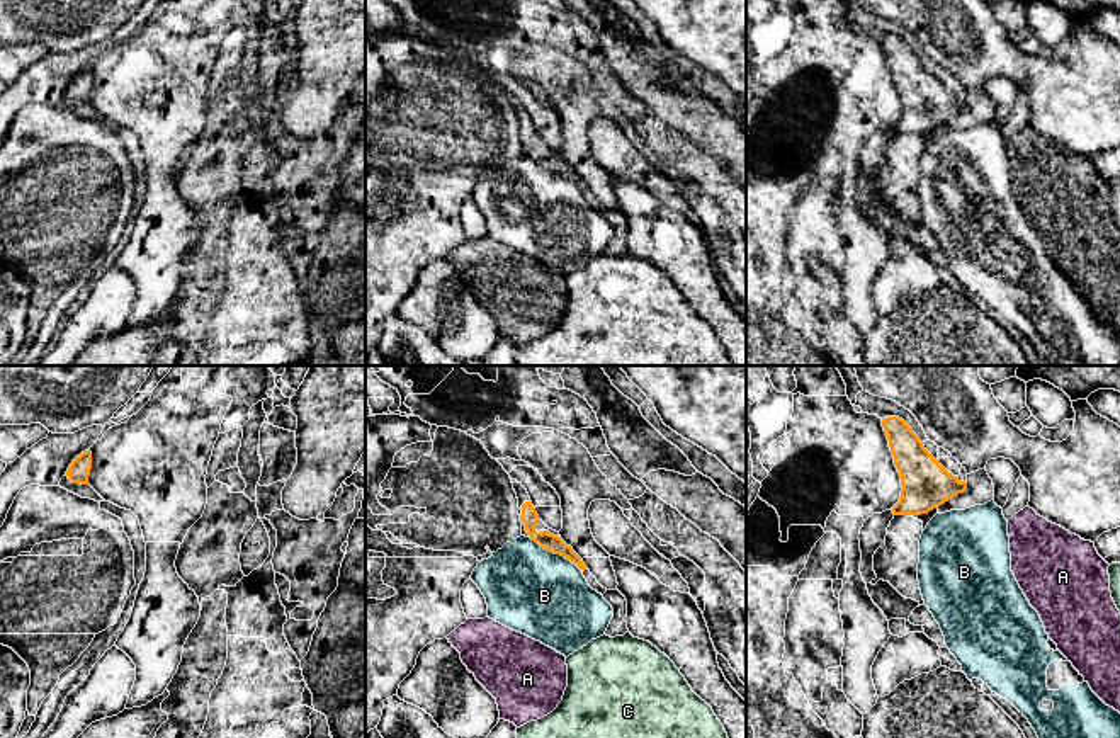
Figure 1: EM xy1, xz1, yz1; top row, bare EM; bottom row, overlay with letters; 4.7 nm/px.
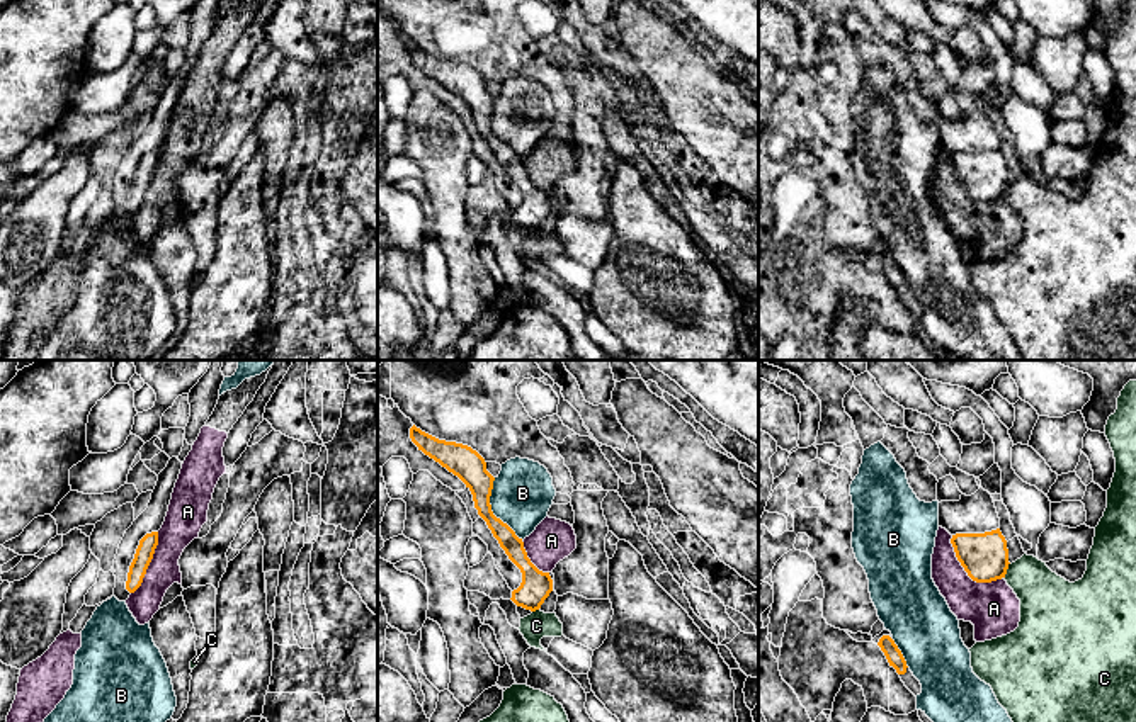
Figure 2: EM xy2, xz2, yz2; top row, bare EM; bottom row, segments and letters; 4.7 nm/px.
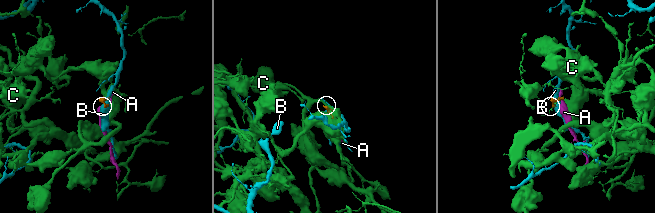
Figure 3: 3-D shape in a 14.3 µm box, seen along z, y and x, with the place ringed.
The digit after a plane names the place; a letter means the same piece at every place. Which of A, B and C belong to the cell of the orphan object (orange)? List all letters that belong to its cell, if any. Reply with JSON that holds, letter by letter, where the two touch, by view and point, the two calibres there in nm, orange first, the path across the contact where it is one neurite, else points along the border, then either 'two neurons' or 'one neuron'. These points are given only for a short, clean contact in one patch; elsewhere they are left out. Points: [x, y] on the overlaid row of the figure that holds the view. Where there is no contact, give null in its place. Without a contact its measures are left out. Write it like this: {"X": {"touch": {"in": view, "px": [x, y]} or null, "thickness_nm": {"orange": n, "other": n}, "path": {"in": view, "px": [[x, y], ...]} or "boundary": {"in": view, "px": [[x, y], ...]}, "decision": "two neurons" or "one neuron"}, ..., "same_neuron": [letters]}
{"A": {"touch": {"in": "yz2", "px": [965, 569]}, "thickness_nm": {"orange": 220, "other": 240}, "boundary": {"in": "yz2", "px": [[951, 535], [954, 556], [973, 580], [1000, 580]]}, "decision": "two neurons"}, "B": {"touch": {"in": "xz2", "px": [490, 510]}, "thickness_nm": {"orange": 150, "other": 280}, "decision": "two neurons"}, "C": {"touch": {"in": "yz2", "px": [1007, 568]}, "thickness_nm": {"orange": 220, "other": 280}, "boundary": {"in": "yz2", "px": [[1009, 563], [1004, 576]]}, "decision": "two neurons"}, "same_neuron": []}

